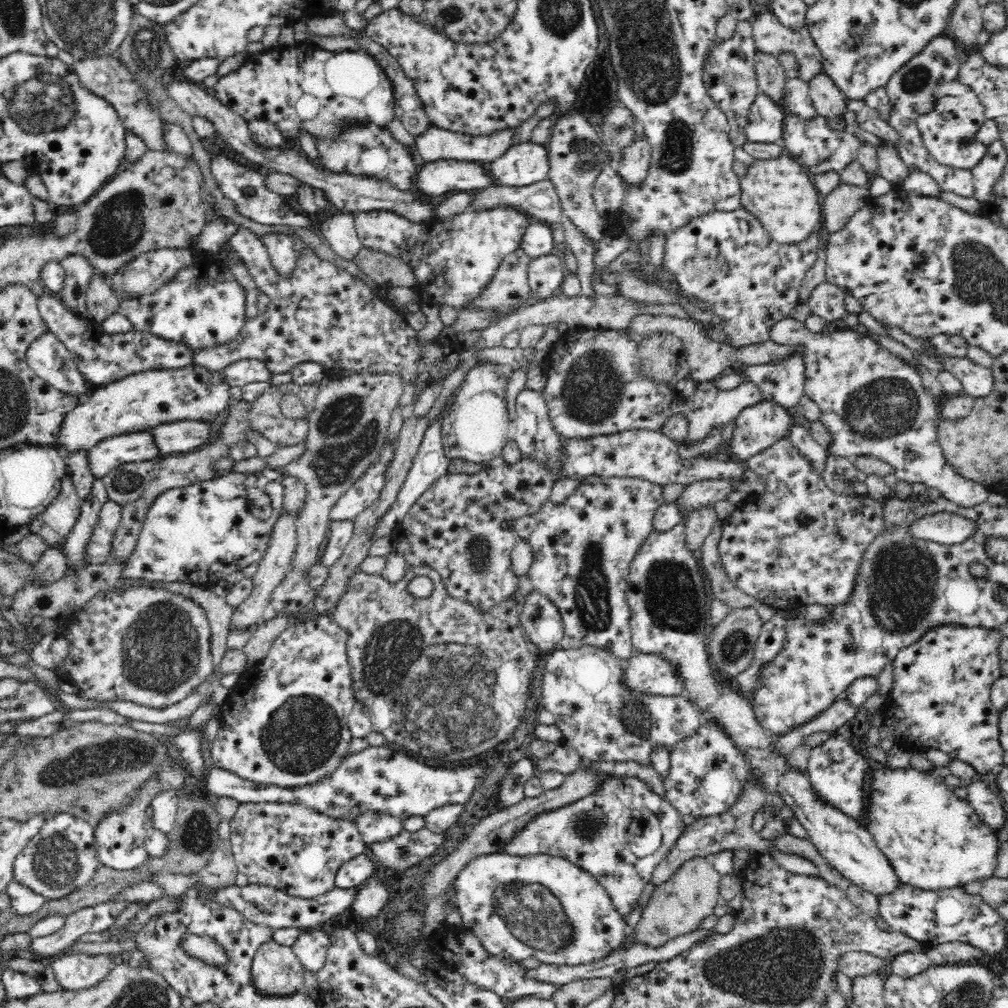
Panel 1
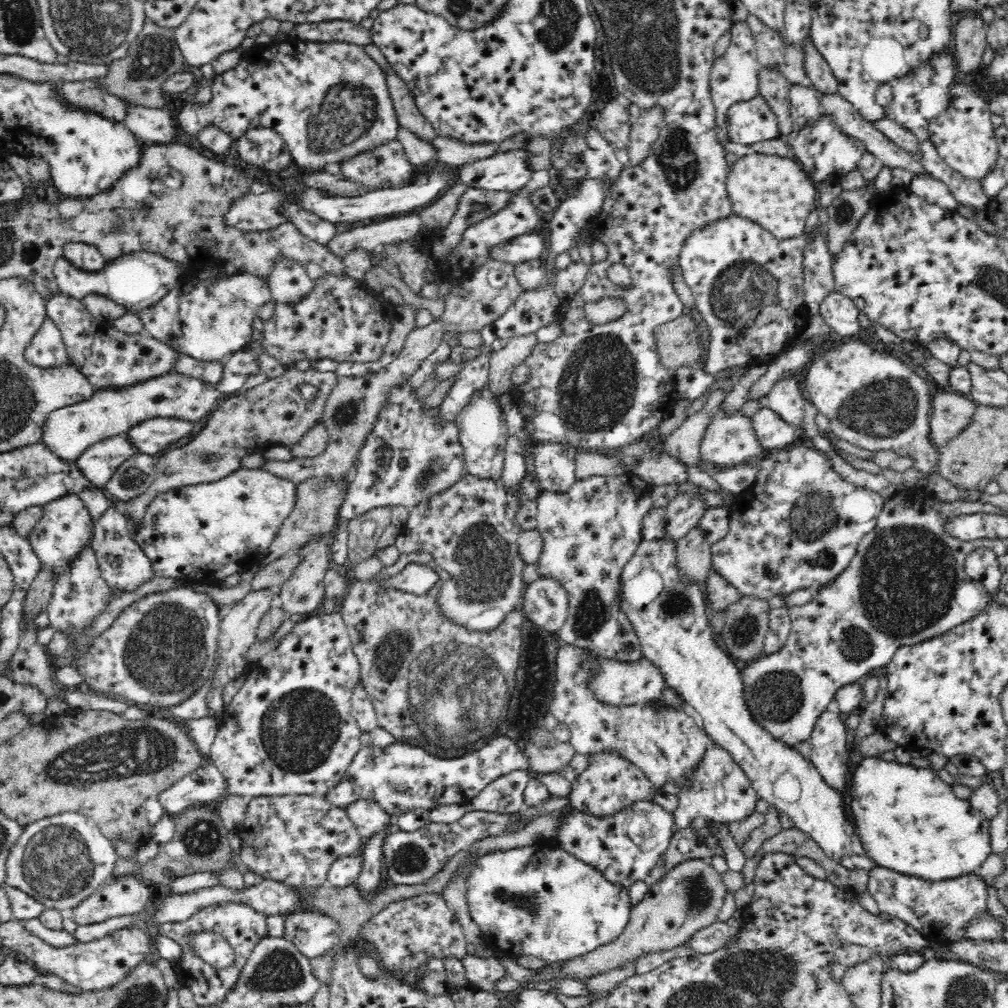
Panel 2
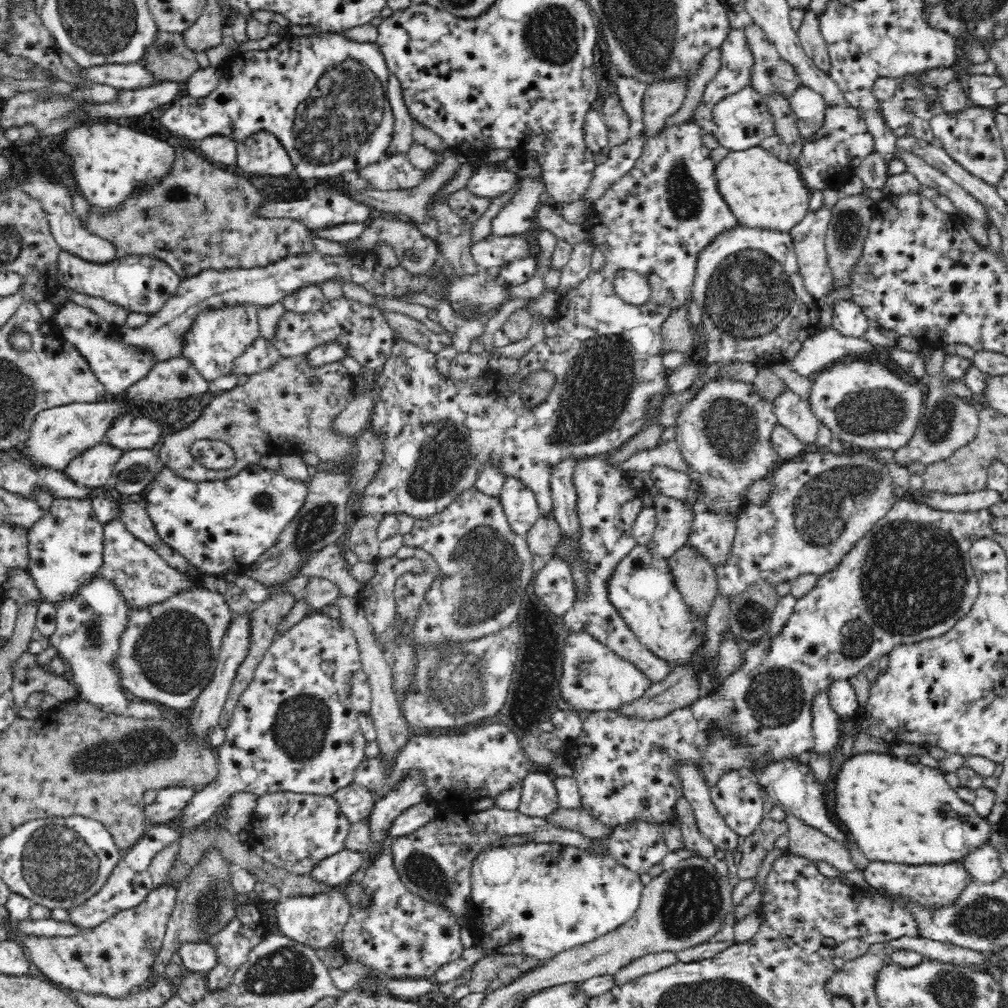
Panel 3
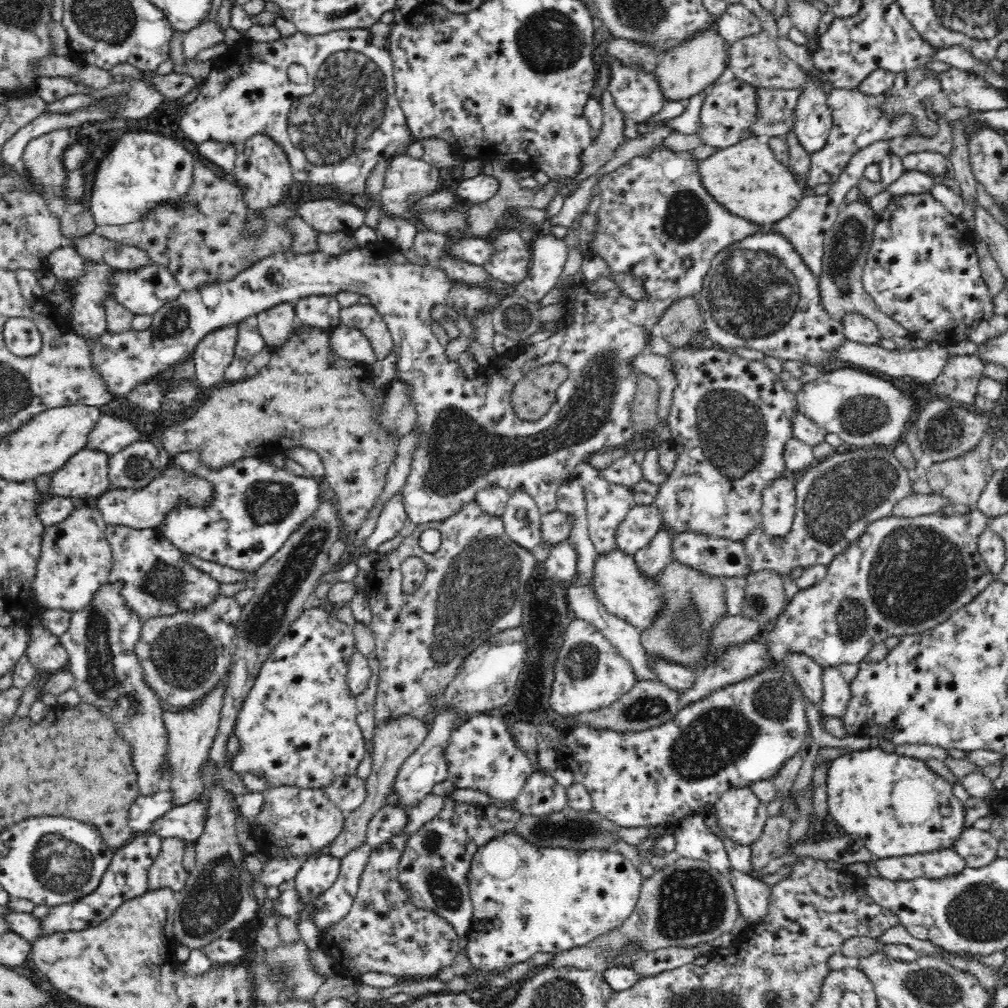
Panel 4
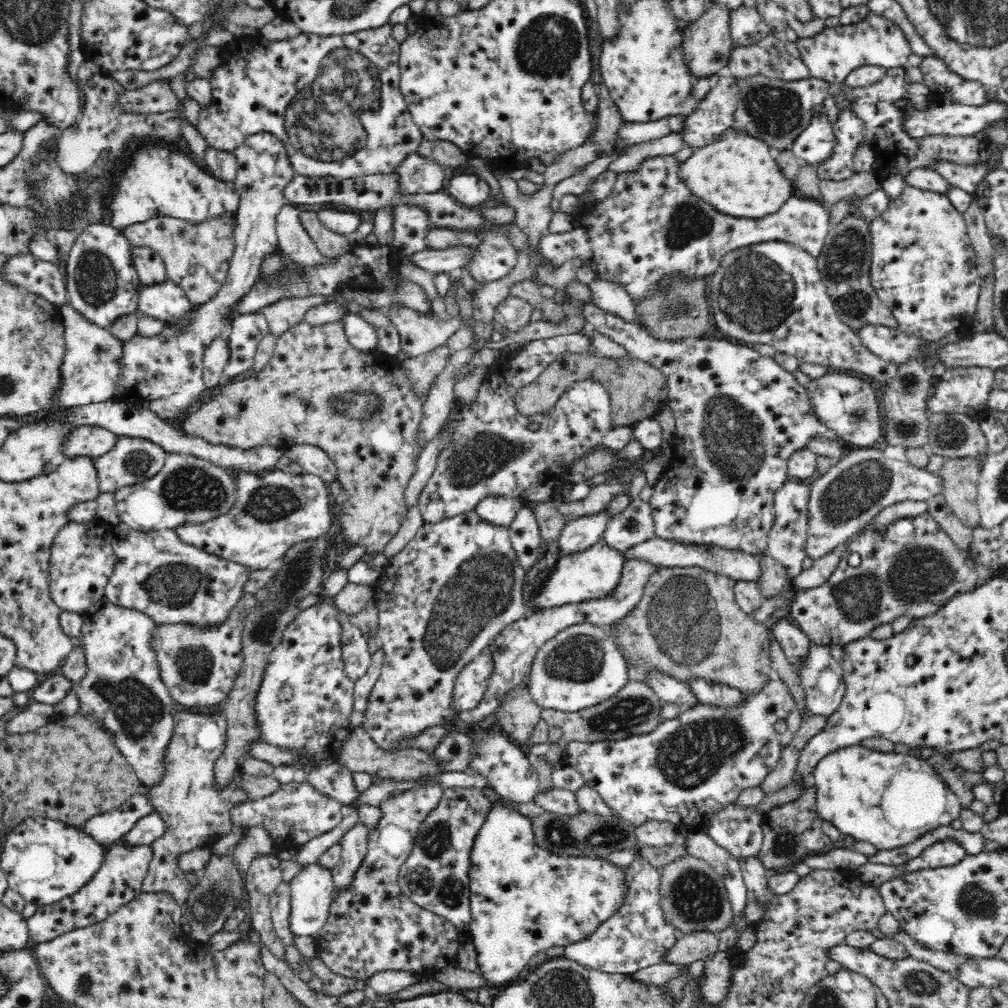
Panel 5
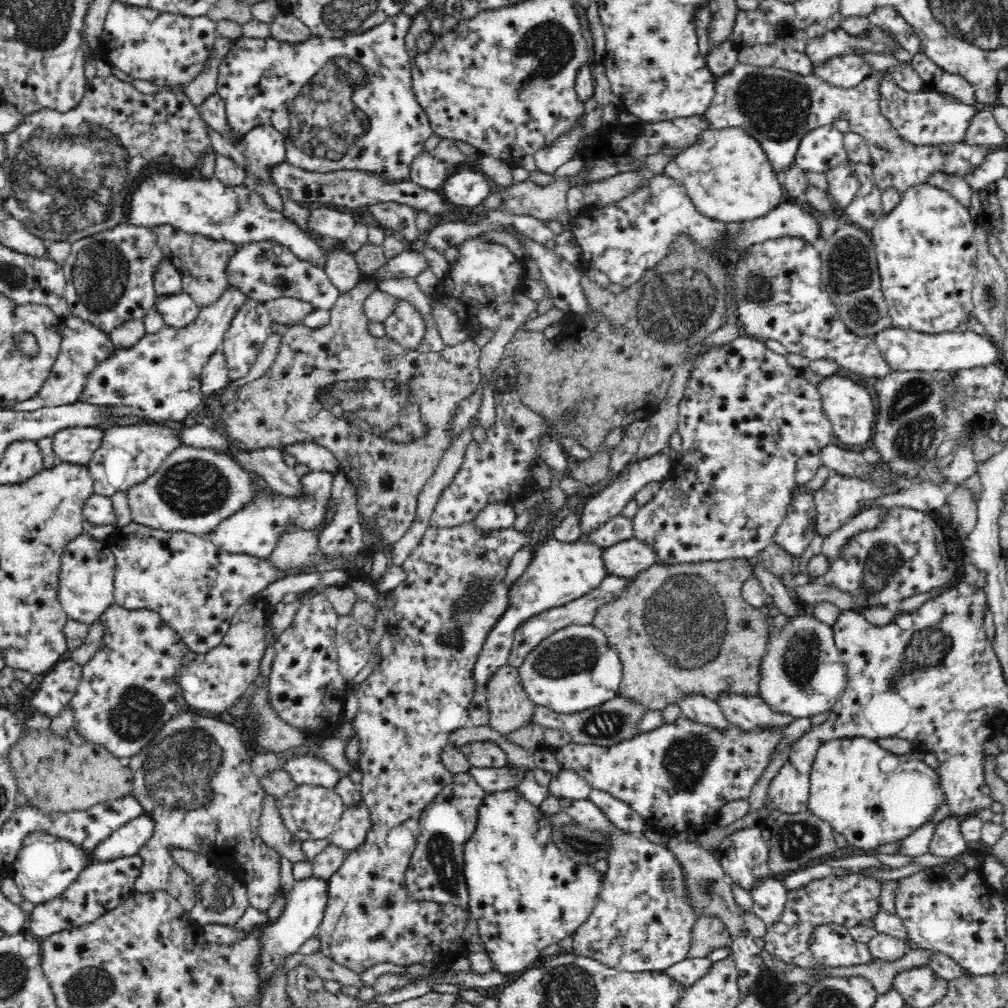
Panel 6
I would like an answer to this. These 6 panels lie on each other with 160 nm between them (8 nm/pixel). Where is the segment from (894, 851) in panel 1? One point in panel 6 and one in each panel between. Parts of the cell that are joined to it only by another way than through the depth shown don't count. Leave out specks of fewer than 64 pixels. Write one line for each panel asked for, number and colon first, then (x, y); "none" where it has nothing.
2: (910, 821)
3: (898, 812)
4: (899, 806)
5: (889, 799)
6: (872, 797)

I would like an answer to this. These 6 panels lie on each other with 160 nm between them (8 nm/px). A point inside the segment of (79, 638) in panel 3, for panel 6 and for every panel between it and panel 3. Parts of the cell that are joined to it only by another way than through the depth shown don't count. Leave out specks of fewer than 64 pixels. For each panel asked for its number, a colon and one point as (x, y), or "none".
4: (99, 642)
5: (122, 688)
6: (128, 691)

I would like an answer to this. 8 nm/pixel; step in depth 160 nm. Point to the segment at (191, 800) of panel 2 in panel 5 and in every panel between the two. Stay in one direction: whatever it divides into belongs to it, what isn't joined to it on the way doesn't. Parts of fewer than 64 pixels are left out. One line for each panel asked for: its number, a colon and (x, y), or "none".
3: (170, 802)
4: (146, 810)
5: (107, 829)

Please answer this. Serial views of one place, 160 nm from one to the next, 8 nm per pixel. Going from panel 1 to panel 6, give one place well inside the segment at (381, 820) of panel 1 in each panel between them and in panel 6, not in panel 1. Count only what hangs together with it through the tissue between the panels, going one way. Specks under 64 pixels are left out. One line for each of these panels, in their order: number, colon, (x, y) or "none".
2: (370, 818)
3: (356, 802)
4: (347, 793)
5: (334, 780)
6: (304, 770)

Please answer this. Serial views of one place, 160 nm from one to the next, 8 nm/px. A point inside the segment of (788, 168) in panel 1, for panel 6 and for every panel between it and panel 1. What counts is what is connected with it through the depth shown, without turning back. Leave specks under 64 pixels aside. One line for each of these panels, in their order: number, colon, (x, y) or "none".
2: (773, 191)
3: (762, 191)
4: (747, 179)
5: (738, 174)
6: (726, 174)

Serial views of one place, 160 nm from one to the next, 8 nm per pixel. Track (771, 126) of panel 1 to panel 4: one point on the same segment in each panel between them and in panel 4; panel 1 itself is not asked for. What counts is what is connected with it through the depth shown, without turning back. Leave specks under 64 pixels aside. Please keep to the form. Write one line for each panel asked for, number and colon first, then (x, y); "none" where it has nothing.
2: (751, 121)
3: (743, 120)
4: (730, 109)

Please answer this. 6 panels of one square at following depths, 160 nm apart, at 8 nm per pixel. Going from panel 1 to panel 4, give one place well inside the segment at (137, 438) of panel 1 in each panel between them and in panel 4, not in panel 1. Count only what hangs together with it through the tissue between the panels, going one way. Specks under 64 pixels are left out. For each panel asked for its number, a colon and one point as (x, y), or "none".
2: (97, 463)
3: (93, 468)
4: (86, 475)

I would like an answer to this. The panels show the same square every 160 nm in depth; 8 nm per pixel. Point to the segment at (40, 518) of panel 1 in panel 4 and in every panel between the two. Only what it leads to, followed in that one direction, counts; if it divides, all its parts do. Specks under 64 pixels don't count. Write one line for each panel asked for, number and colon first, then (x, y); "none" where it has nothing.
2: (66, 526)
3: (65, 547)
4: (75, 559)

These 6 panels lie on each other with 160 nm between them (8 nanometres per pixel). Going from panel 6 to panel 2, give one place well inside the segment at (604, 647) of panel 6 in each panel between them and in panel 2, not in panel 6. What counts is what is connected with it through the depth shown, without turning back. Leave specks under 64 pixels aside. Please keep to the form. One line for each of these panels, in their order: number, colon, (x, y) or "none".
2: (639, 682)
3: (593, 678)
4: (590, 674)
5: (582, 666)

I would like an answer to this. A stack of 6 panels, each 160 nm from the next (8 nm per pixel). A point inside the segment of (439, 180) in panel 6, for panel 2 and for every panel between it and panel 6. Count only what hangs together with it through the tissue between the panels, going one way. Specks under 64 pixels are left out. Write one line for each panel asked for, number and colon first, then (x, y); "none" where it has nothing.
2: (387, 166)
3: (394, 171)
4: (407, 179)
5: (416, 174)

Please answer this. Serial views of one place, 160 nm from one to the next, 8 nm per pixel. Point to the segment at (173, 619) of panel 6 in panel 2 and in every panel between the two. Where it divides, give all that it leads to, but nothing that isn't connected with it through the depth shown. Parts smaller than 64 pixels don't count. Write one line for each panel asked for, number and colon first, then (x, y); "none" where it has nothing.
2: (123, 564)
3: (143, 578)
4: (154, 580)
5: (155, 573)

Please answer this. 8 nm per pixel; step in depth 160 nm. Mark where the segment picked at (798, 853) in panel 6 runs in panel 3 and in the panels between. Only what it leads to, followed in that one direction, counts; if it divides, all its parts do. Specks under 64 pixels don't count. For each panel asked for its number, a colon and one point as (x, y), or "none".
3: (754, 847)
4: (773, 841)
5: (794, 829)

